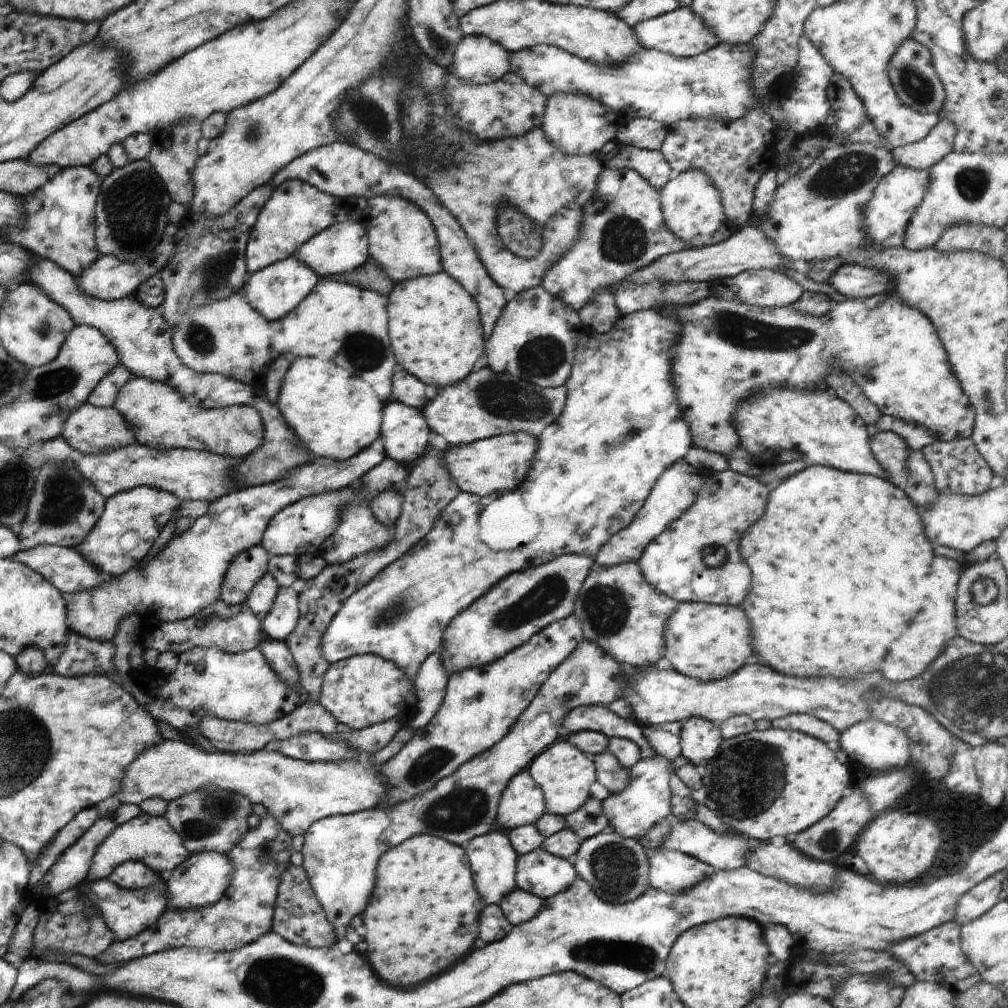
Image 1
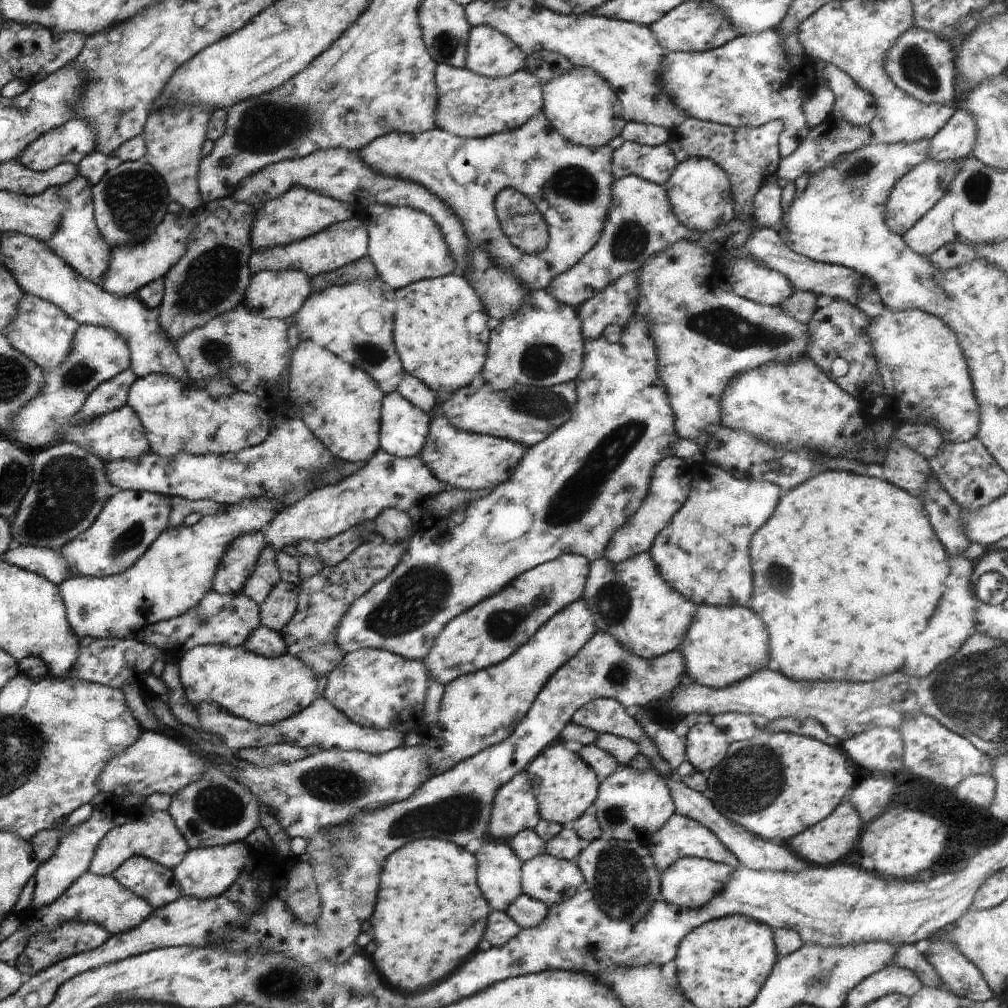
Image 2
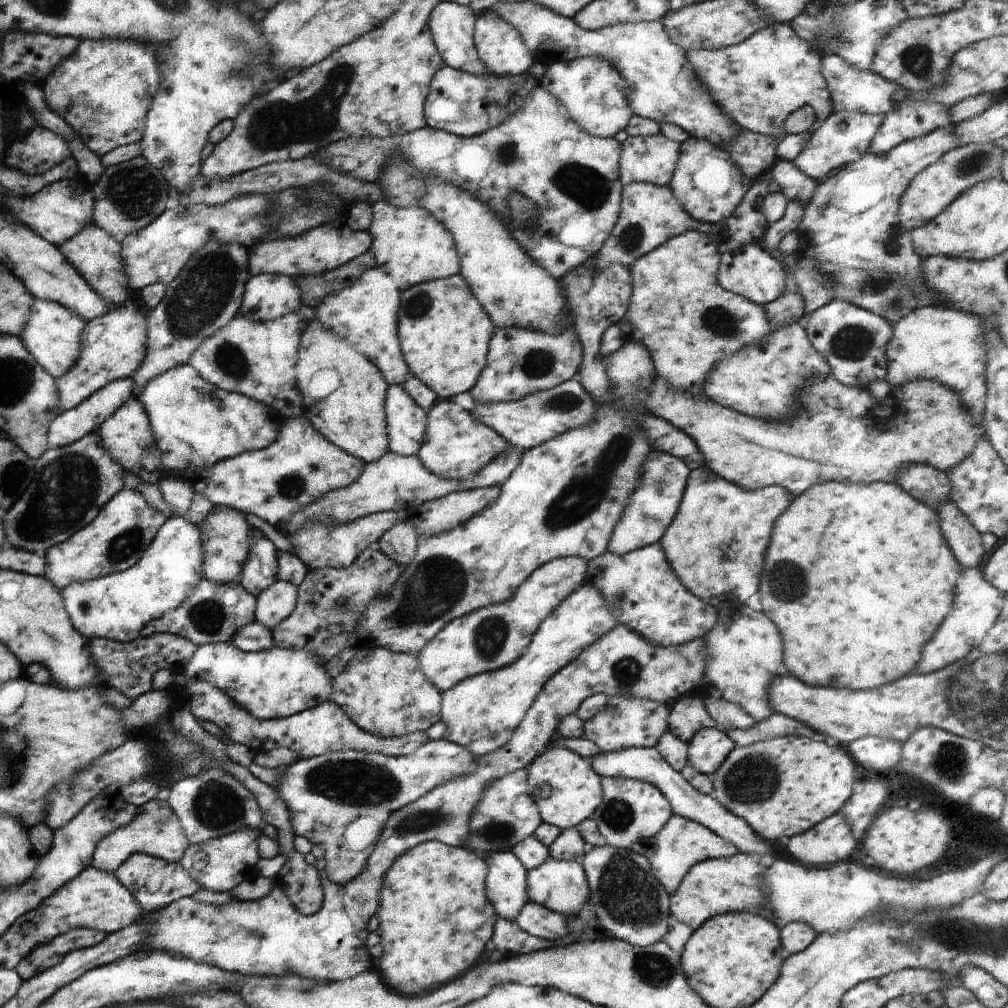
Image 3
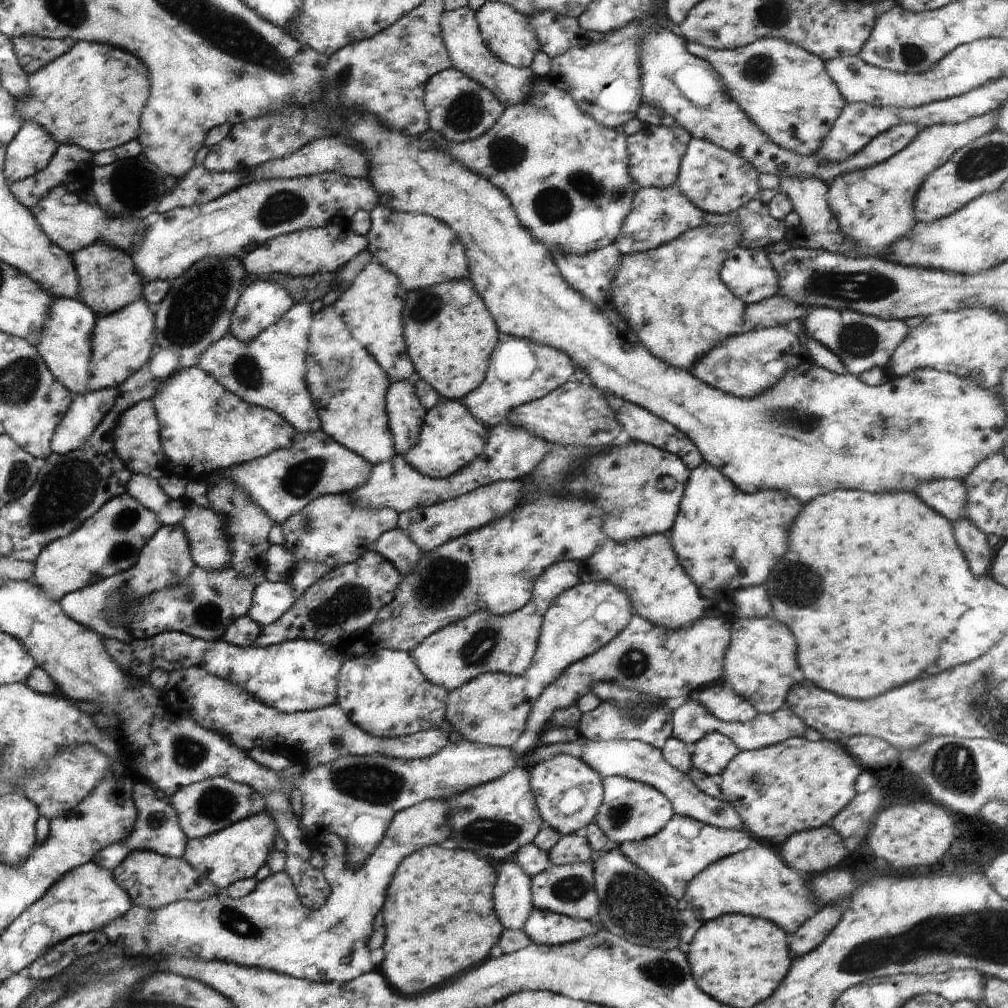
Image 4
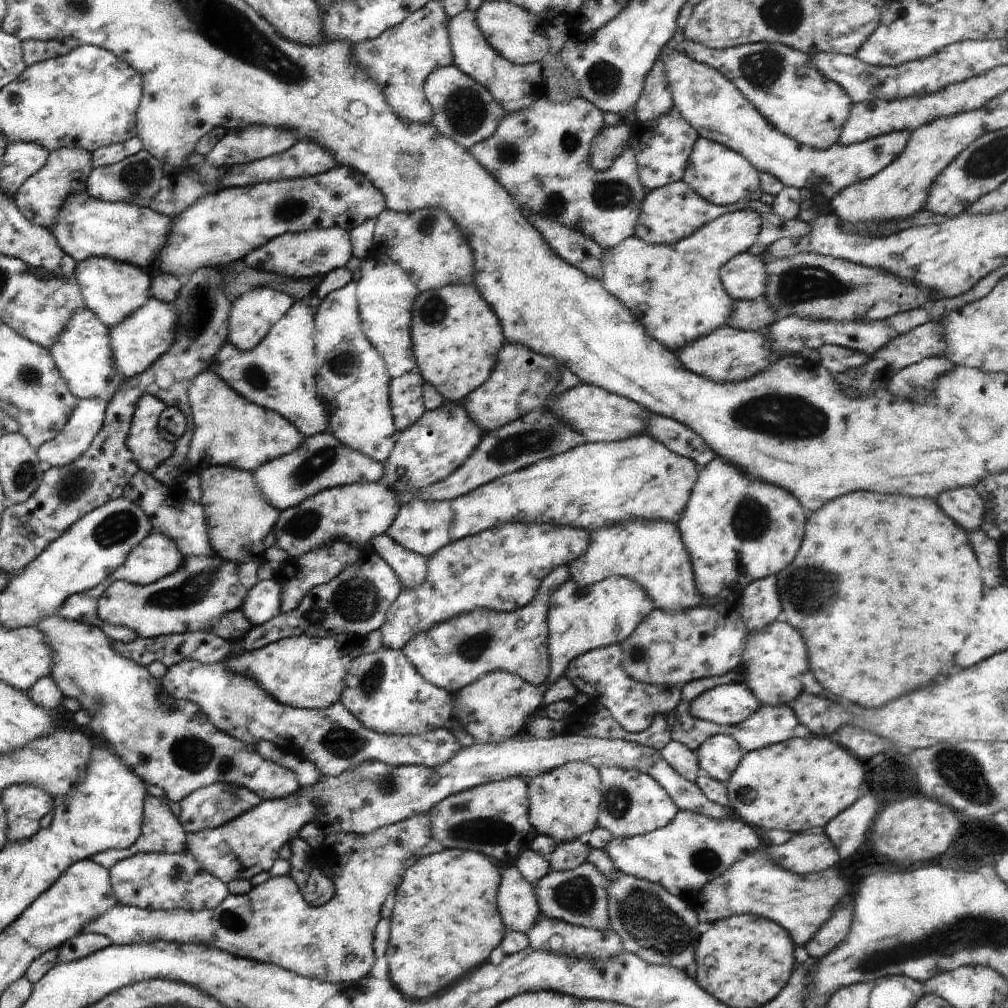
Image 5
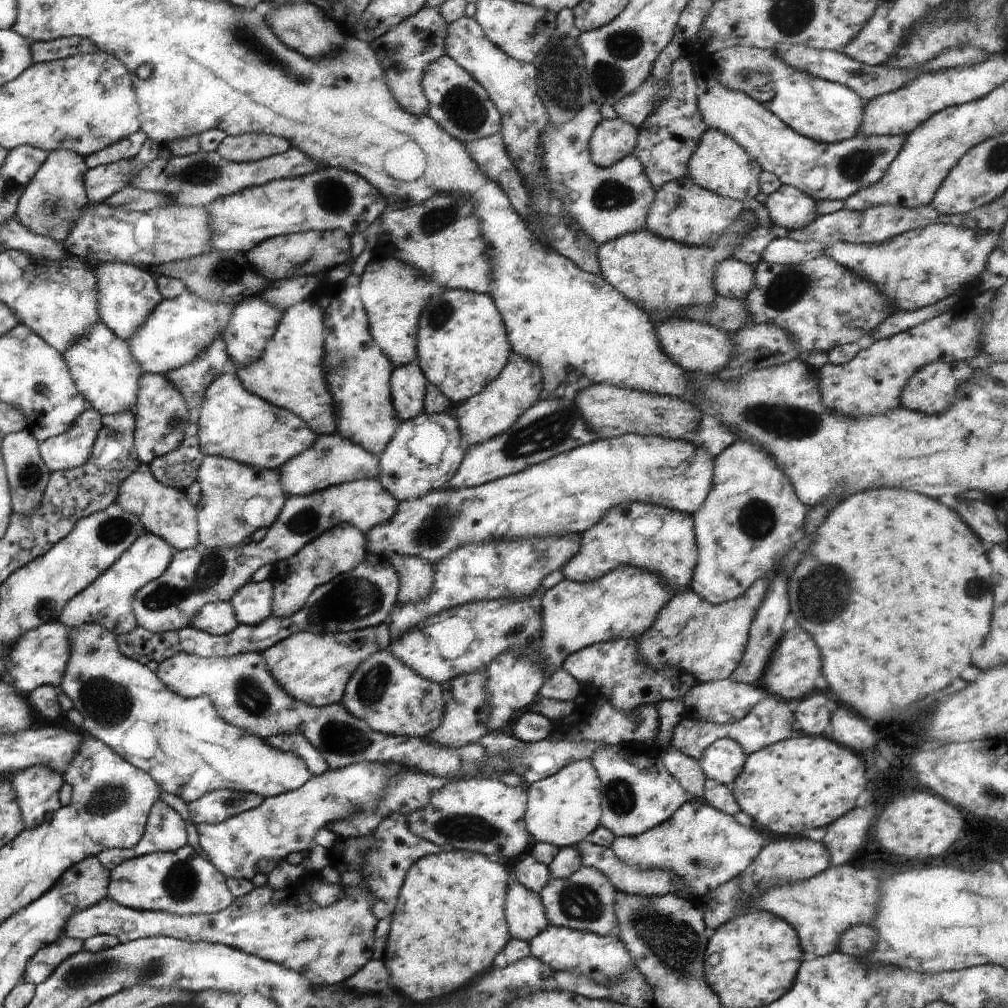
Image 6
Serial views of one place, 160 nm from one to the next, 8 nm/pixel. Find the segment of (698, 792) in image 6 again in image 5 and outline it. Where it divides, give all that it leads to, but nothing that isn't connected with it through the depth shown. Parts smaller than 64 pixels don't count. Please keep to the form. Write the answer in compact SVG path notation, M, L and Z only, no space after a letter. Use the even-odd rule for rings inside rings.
M670 740L661 748L660 754L682 778L696 782L701 772L696 752L681 742Z

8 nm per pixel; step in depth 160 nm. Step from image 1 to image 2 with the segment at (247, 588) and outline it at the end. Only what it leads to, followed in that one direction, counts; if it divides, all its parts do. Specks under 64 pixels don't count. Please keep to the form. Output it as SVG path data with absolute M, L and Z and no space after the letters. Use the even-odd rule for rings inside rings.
M261 531L235 538L217 566L212 589L223 595L243 592L265 545L265 536Z

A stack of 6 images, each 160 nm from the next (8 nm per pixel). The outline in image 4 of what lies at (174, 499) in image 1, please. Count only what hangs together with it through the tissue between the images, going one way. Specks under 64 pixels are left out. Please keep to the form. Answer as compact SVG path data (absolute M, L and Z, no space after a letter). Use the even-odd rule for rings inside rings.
M127 492L111 499L112 502L108 501L108 506L104 506L104 510L100 510L100 514L96 514L96 518L92 518L92 522L88 522L88 526L80 526L80 530L76 529L67 537L60 537L52 541L42 550L38 560L34 562L35 572L31 580L46 591L46 594L52 598L52 602L58 603L68 593L100 582L113 574L123 573L125 570L131 569L136 564L142 548L162 528L157 514L148 510L143 503Z

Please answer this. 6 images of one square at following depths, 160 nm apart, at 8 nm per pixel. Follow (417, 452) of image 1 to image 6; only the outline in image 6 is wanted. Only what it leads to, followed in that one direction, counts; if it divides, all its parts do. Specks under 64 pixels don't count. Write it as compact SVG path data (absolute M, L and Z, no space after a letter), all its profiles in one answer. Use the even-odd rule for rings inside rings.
M417 361L393 368L390 377L392 402L402 422L425 412L427 381Z

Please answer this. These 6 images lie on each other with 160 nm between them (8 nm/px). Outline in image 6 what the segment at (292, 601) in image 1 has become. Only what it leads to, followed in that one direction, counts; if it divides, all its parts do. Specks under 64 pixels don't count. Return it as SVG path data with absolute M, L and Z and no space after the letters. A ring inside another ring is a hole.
M270 580L247 582L229 603L239 625L259 625L272 615L273 584Z

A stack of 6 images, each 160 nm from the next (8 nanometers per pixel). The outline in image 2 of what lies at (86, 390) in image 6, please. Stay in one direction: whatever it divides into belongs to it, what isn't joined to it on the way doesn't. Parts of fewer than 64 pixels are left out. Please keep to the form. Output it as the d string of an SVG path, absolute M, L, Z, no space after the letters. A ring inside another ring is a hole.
M25 293L19 302L19 313L14 321L3 330L8 342L22 354L28 355L43 371L58 369L72 350L72 339L79 322L73 319L55 303L45 301L36 295Z

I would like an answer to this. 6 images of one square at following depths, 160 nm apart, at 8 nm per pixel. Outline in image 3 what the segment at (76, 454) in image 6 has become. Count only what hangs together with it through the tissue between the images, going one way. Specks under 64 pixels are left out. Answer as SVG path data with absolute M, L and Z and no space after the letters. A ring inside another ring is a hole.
M133 377L118 379L104 385L98 392L91 394L86 401L74 408L66 409L60 413L50 424L50 432L47 434L48 442L56 448L65 447L79 441L86 434L98 432L100 425L118 412L128 400L133 398L135 379Z

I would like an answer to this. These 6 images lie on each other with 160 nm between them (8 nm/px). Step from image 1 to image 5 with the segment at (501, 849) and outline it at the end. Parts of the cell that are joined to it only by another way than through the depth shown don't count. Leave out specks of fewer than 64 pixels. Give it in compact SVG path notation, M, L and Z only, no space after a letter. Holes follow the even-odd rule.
M515 866L504 868L497 905L507 931L527 933L542 914L533 887Z

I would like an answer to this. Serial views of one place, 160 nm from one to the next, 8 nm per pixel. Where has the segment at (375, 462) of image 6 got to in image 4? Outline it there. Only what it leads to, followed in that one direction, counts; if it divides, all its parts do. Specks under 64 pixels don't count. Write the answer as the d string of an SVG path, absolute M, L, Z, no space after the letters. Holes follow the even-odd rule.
M320 428L313 433L296 432L288 448L236 465L216 476L232 480L279 525L319 496L352 493L370 478L372 467L371 462L338 444Z

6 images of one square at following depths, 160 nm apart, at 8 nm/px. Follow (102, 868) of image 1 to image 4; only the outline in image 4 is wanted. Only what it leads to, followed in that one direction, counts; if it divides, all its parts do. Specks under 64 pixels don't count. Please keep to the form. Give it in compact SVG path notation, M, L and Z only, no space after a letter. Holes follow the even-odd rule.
M140 778L134 784L132 798L138 808L138 820L134 823L130 836L125 841L105 846L92 861L111 871L132 851L154 851L170 858L183 857L188 838L180 828L177 812L168 799L160 795L152 783Z

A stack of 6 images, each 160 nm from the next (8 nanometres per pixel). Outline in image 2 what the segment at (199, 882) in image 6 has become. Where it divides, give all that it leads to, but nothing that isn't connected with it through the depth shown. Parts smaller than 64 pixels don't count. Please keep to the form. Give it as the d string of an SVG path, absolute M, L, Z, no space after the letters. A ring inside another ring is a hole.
M131 856L111 875L128 890L147 899L153 908L166 906L182 896L173 869L143 856Z

